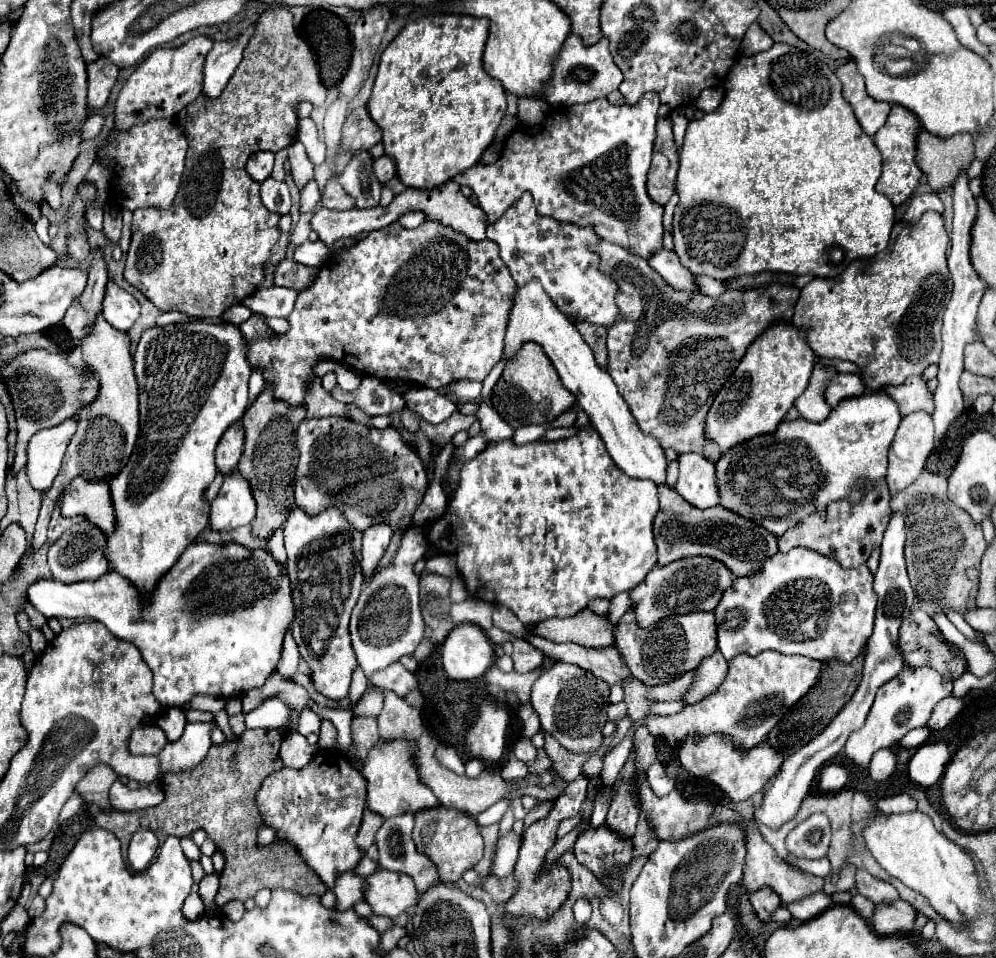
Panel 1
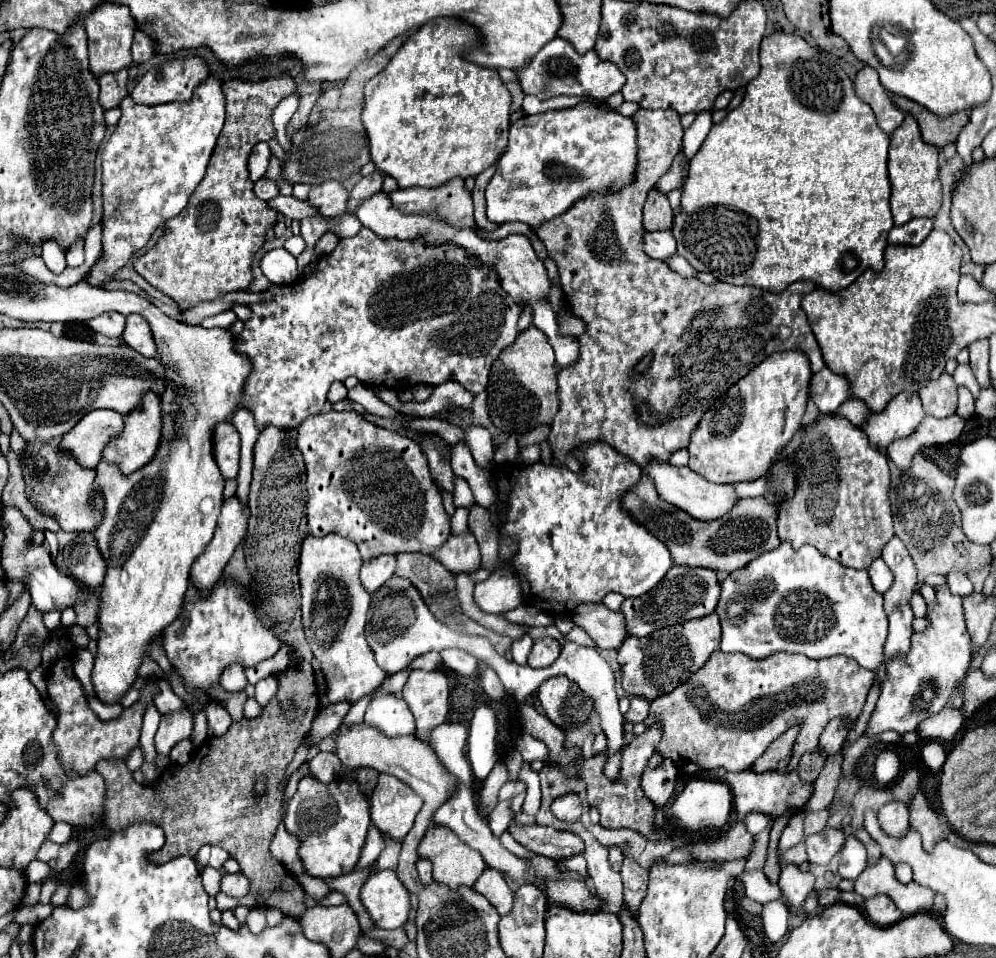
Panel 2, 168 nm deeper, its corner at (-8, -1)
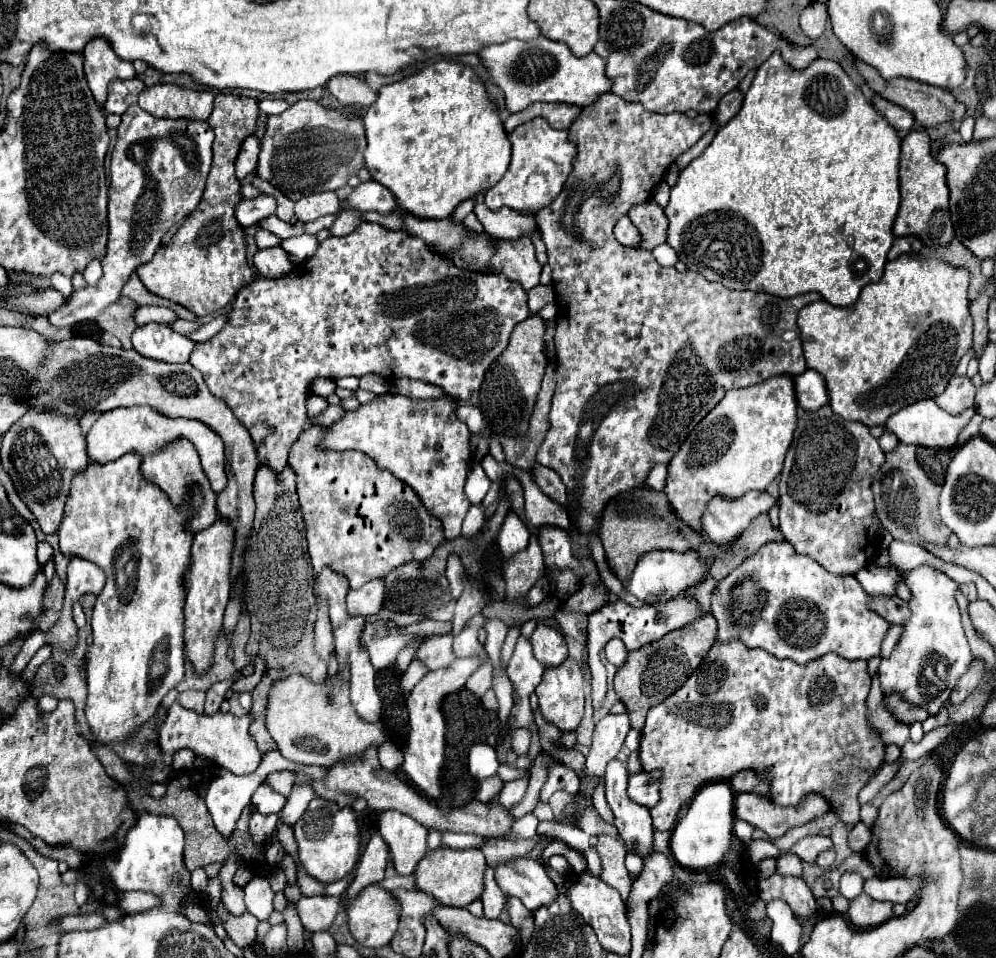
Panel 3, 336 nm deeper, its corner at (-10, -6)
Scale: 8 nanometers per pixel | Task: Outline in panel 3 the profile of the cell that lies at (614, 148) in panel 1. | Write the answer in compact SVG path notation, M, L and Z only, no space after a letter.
M531 119L509 133L511 141L511 163L505 177L485 193L485 203L489 209L497 211L501 207L519 211L539 211L549 205L565 185L571 171L571 161L577 149L567 139L567 131L557 131L547 125L545 119Z

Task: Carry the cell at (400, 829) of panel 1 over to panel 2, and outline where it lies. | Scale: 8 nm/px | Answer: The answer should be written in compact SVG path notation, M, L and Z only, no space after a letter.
M419 858L419 860L415 862L415 868L417 868L419 880L421 880L423 884L429 884L429 882L433 882L433 878L431 878L431 862L429 862L429 860L425 860L425 858Z

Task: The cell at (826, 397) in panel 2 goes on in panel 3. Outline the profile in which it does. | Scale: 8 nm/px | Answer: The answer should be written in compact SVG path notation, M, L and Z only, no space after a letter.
M807 369L801 375L795 375L793 385L795 385L795 399L799 407L803 407L805 411L815 411L817 407L823 407L829 403L825 381L813 369Z

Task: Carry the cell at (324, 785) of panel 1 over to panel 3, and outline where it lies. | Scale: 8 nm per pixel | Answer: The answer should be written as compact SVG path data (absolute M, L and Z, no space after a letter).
M315 797L293 829L299 843L299 861L313 879L333 883L355 869L359 859L359 827L351 807L339 809L335 803Z

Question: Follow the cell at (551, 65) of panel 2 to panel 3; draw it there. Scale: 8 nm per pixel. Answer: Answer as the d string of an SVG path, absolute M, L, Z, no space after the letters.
M535 37L531 41L507 41L501 45L483 47L479 53L481 65L489 71L489 79L503 91L505 109L519 113L535 101L545 103L571 103L585 107L593 103L601 93L611 91L611 79L605 75L605 59L597 53L575 57L565 43L551 41L547 37Z

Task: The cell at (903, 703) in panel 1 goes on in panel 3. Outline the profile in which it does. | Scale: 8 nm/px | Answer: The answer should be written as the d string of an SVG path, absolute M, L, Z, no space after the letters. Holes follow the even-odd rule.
M917 567L905 575L905 583L911 589L909 609L911 619L903 623L901 641L895 645L891 657L881 659L879 677L887 695L897 693L909 697L913 705L925 707L935 715L943 703L947 703L959 677L967 671L973 655L961 627L961 615L955 601L955 589L959 587L947 575L933 571L931 567ZM925 669L927 669L927 697L925 697Z

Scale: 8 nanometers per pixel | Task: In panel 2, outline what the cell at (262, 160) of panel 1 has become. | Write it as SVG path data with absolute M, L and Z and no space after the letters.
M261 142L259 146L255 146L255 150L249 156L249 178L253 182L261 180L269 168L269 160L271 160L271 148L269 144Z

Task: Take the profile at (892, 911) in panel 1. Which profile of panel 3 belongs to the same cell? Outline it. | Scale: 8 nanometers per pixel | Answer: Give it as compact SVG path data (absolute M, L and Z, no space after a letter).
M861 893L849 905L849 921L859 929L877 927L893 917L893 903L889 901L875 901L873 897Z

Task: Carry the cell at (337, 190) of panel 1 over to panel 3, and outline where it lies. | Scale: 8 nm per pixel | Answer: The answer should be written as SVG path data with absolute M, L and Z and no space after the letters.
M323 191L323 193L313 193L307 197L301 197L295 203L293 213L301 223L307 223L307 221L315 221L323 215L337 213L339 209L341 209L341 201L337 199L337 195L333 191Z

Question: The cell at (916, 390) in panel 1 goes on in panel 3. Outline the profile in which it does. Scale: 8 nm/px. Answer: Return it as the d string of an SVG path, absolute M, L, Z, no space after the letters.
M953 375L949 387L935 397L935 403L945 411L949 411L951 415L961 415L965 409L973 405L973 399L975 399L975 387L971 379Z

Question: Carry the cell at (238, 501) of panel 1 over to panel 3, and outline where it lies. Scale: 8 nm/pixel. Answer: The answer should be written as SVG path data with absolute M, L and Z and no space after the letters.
M217 519L211 527L197 533L191 545L191 565L185 573L185 657L193 665L197 675L207 675L213 667L215 641L223 625L223 613L229 601L229 551L233 549L233 531Z

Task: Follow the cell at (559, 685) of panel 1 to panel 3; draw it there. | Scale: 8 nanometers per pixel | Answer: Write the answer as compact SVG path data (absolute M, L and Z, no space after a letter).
M567 657L561 665L549 667L537 687L539 709L545 721L561 731L577 729L583 719L583 677L575 659Z

